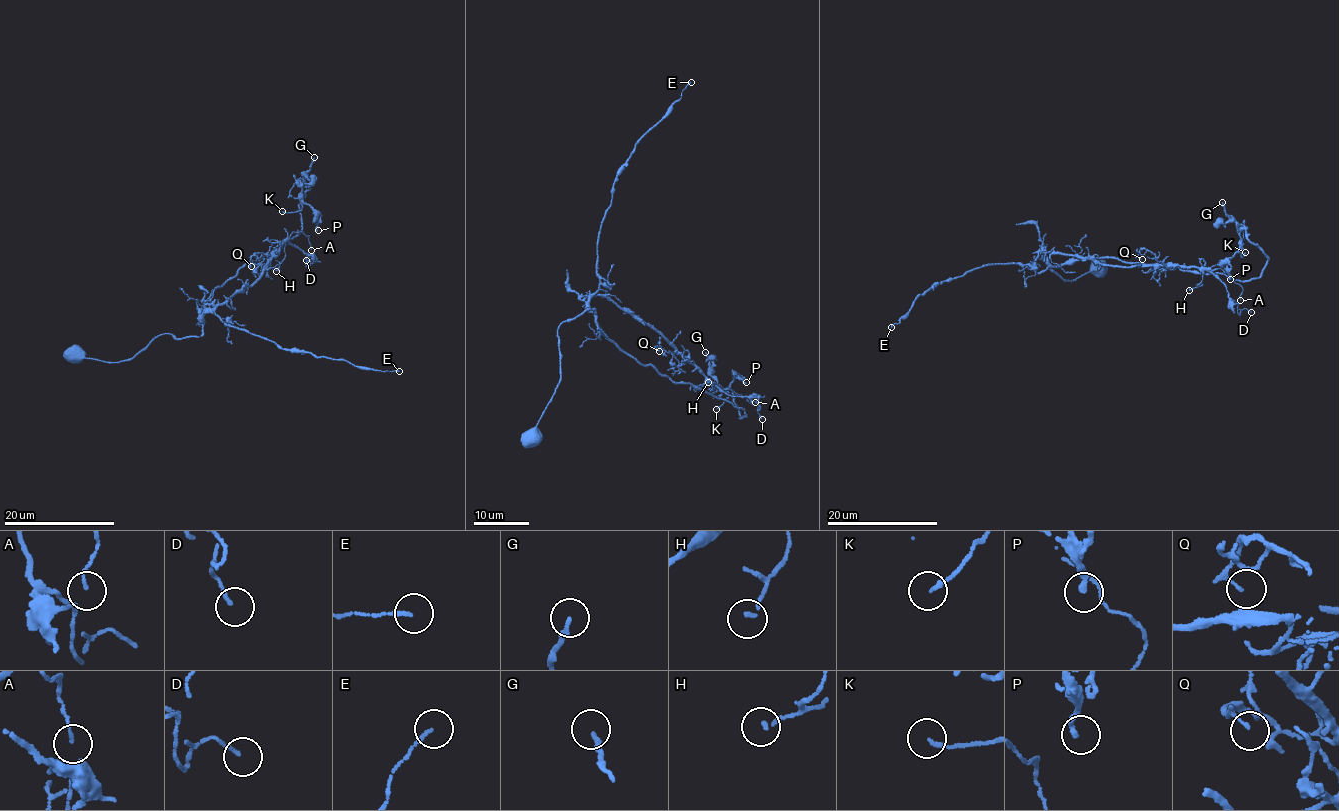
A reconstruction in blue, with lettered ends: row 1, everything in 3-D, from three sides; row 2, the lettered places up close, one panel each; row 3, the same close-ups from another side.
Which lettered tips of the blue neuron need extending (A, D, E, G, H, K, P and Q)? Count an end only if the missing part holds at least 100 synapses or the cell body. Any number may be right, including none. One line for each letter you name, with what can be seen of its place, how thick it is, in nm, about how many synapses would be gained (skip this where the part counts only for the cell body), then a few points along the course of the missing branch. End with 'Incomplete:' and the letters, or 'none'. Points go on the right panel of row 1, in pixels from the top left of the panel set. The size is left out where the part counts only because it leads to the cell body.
Incomplete: none

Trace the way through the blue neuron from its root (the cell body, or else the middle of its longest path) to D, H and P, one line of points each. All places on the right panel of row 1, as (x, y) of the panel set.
D: (1087, 258), (1054, 266), (1042, 251), (1124, 267), (1206, 269), (1226, 286), (1237, 312), (1251, 312)
H: (1087, 258), (1054, 266), (1042, 251), (1124, 267), (1196, 268), (1201, 272), (1202, 281), (1189, 290)
P: (1087, 258), (1170, 264), (1243, 282), (1260, 276), (1268, 257), (1243, 229), (1240, 245), (1228, 262), (1230, 279)

